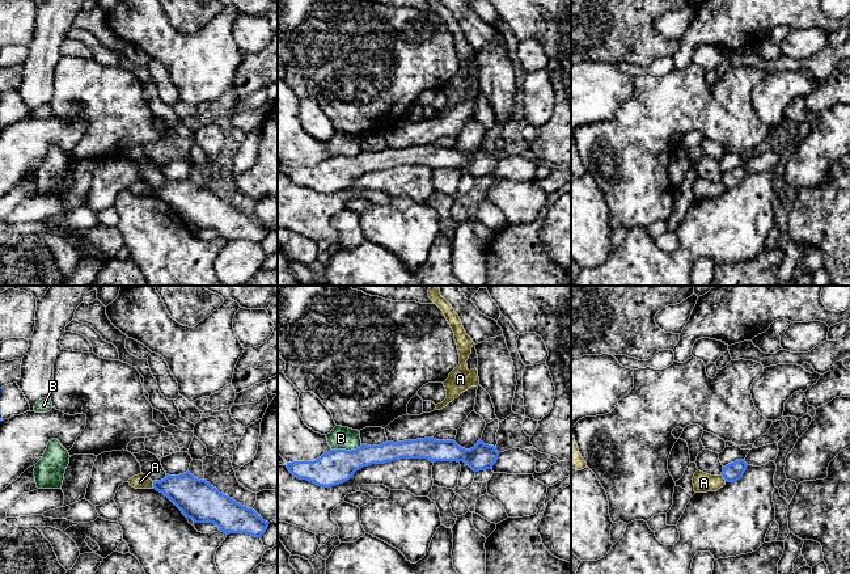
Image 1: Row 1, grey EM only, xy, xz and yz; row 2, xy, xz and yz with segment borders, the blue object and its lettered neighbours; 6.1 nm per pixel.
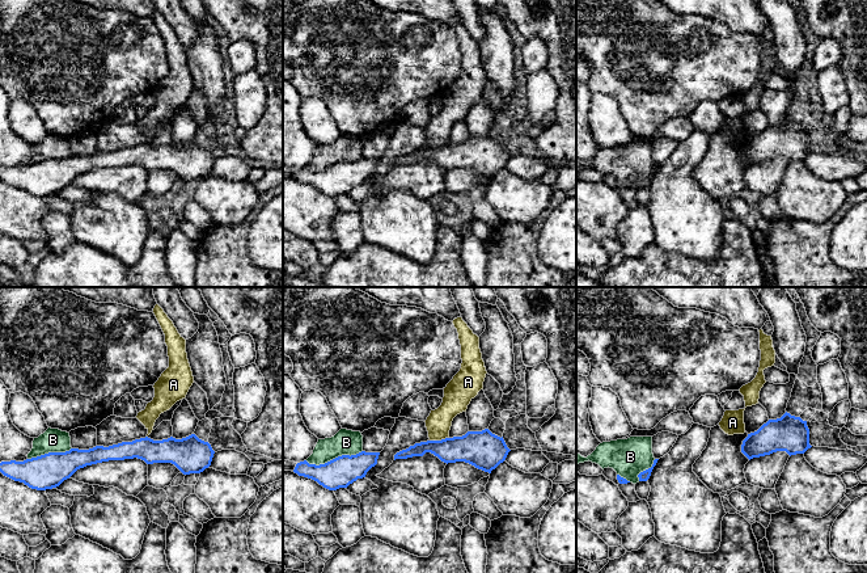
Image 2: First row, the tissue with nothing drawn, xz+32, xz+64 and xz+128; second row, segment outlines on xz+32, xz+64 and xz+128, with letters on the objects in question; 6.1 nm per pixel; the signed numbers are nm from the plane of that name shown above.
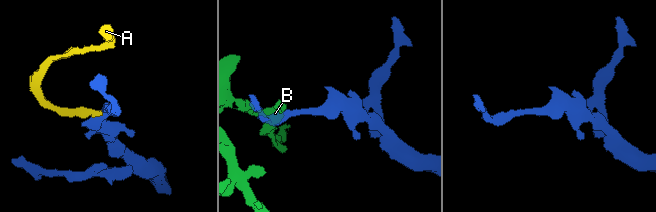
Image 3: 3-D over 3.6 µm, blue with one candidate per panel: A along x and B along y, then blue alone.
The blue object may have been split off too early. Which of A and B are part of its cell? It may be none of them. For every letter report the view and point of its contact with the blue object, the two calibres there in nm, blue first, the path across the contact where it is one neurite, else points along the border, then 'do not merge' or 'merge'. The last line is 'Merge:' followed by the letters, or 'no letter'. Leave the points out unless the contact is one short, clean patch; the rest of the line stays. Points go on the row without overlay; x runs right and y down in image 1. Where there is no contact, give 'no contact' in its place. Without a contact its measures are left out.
A: meets blue in xy at (153, 191); 220 nm thick on the blue side, 90 nm on the other; border along xy (152, 188), (153, 194); do not merge
B: meets blue in xz at (345, 156); 220 nm thick on the blue side, 140 nm on the other; border along xz (362, 151), (350, 156), (332, 156); do not merge
Merge: no letter

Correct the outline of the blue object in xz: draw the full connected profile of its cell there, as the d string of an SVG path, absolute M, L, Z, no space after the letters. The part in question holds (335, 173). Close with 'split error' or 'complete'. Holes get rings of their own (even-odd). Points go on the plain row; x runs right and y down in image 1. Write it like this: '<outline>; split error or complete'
M424 144L405 148L385 148L380 152L361 151L356 156L331 156L314 168L287 169L288 177L300 186L322 194L348 187L354 180L372 170L385 170L398 165L428 165L436 168L464 168L474 178L491 176L499 164L496 153L481 145L470 155L460 153L454 147Z; complete

